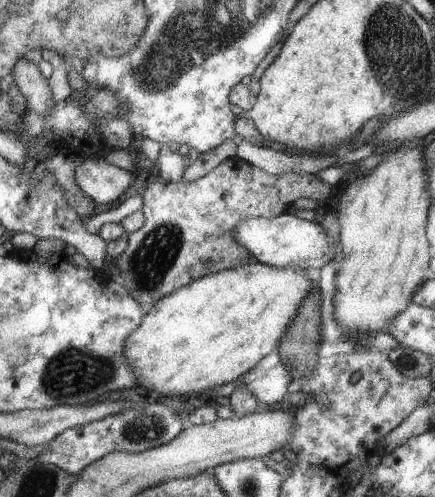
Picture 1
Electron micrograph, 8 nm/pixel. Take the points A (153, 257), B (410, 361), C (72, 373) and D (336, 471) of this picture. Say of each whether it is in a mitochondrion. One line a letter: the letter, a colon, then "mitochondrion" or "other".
A: mitochondrion
B: mitochondrion
C: mitochondrion
D: other

